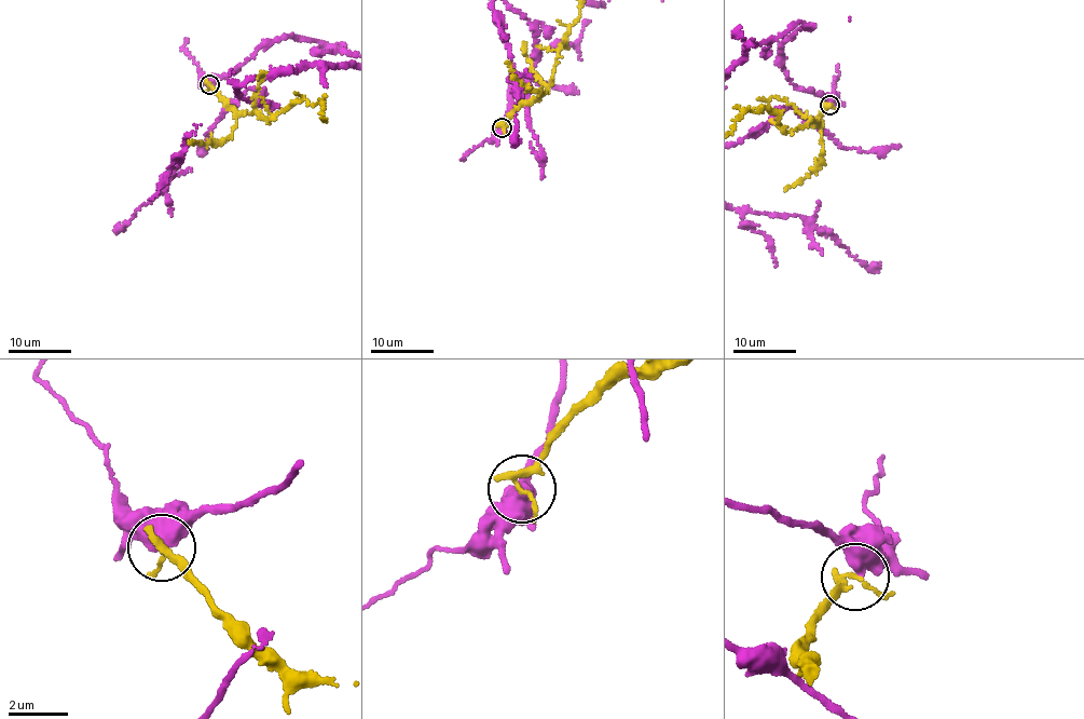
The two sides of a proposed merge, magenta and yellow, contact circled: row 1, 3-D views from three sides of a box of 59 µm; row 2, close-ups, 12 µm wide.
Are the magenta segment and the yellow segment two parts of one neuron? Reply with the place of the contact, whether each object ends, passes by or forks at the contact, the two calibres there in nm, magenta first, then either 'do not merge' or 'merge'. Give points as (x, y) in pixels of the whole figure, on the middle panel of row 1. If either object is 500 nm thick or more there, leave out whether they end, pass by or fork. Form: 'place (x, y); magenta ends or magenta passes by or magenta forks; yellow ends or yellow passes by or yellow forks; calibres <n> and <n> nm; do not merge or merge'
place (502, 127); calibres 700 and 200 nm; do not merge

